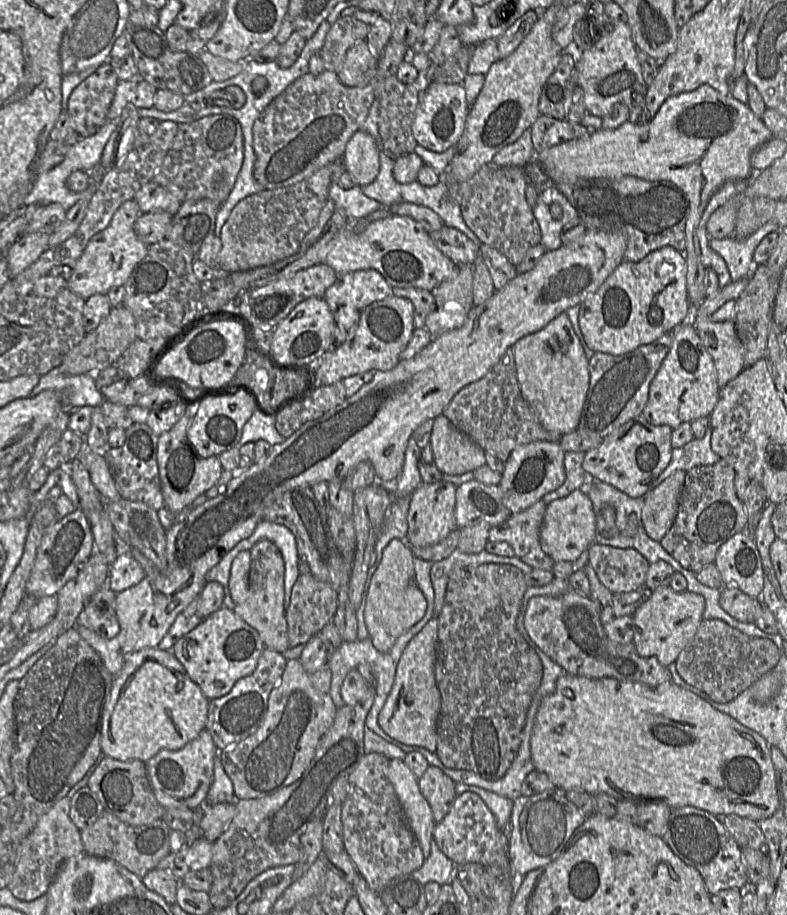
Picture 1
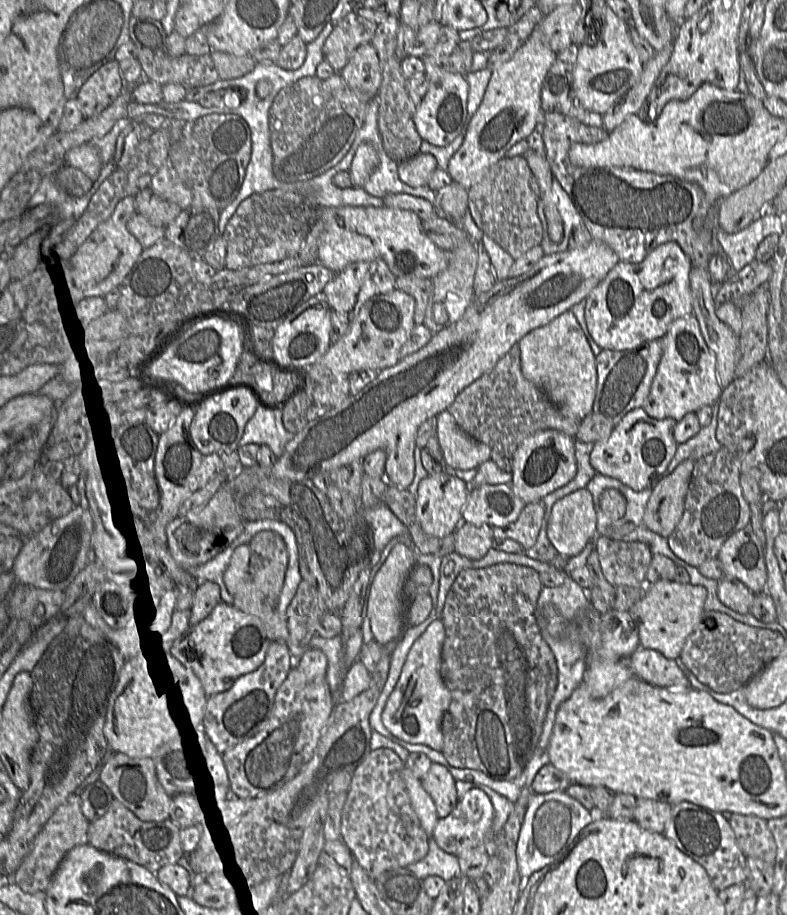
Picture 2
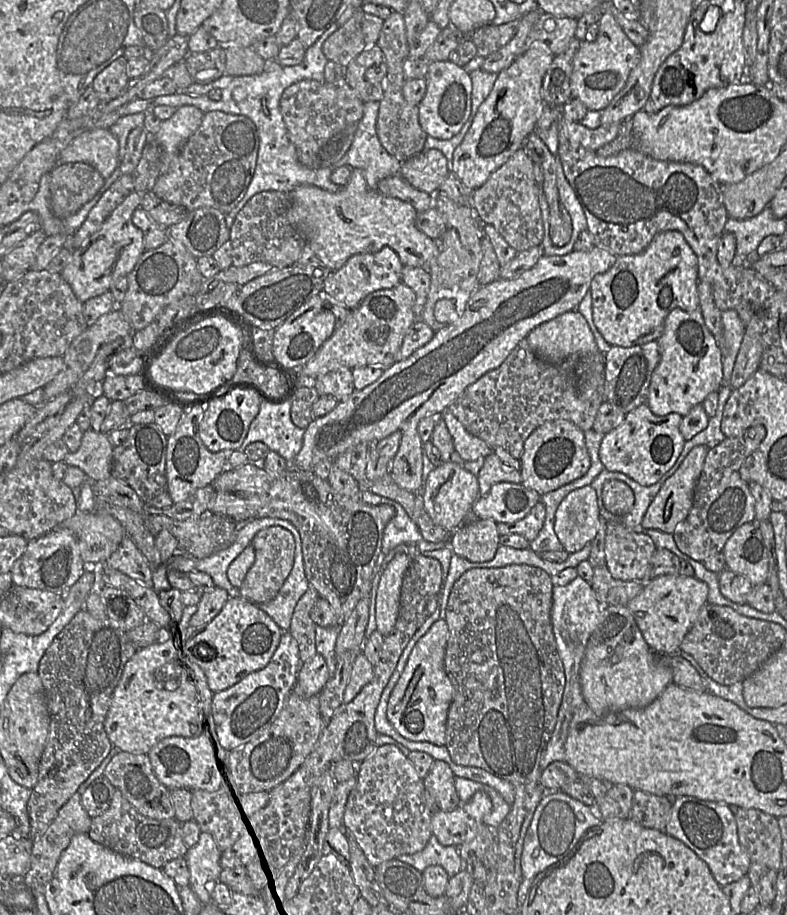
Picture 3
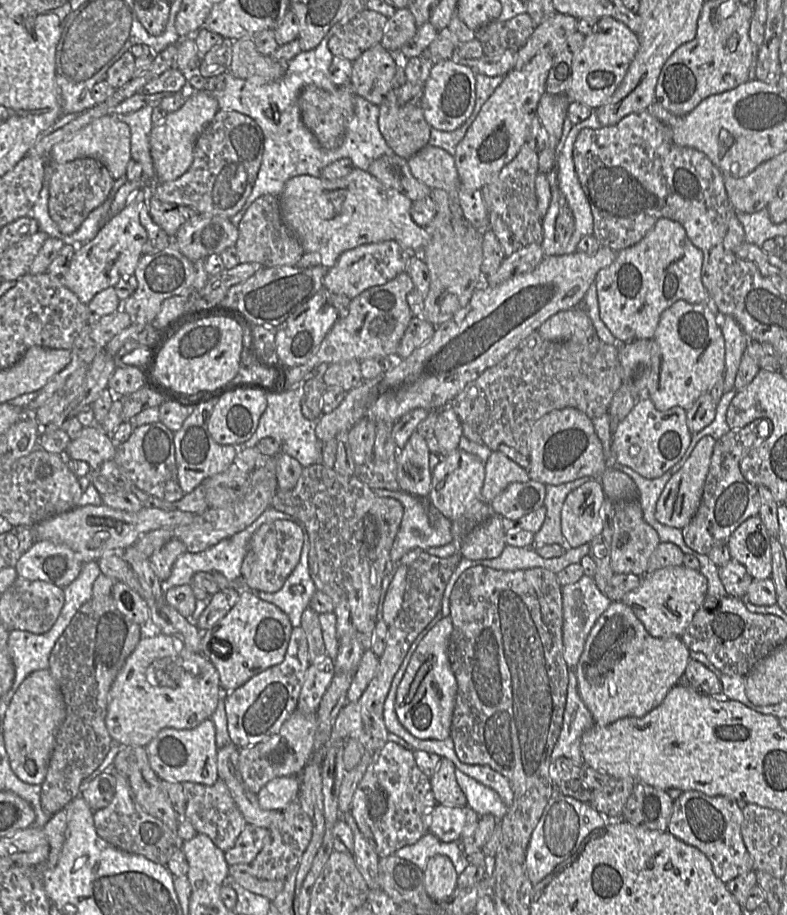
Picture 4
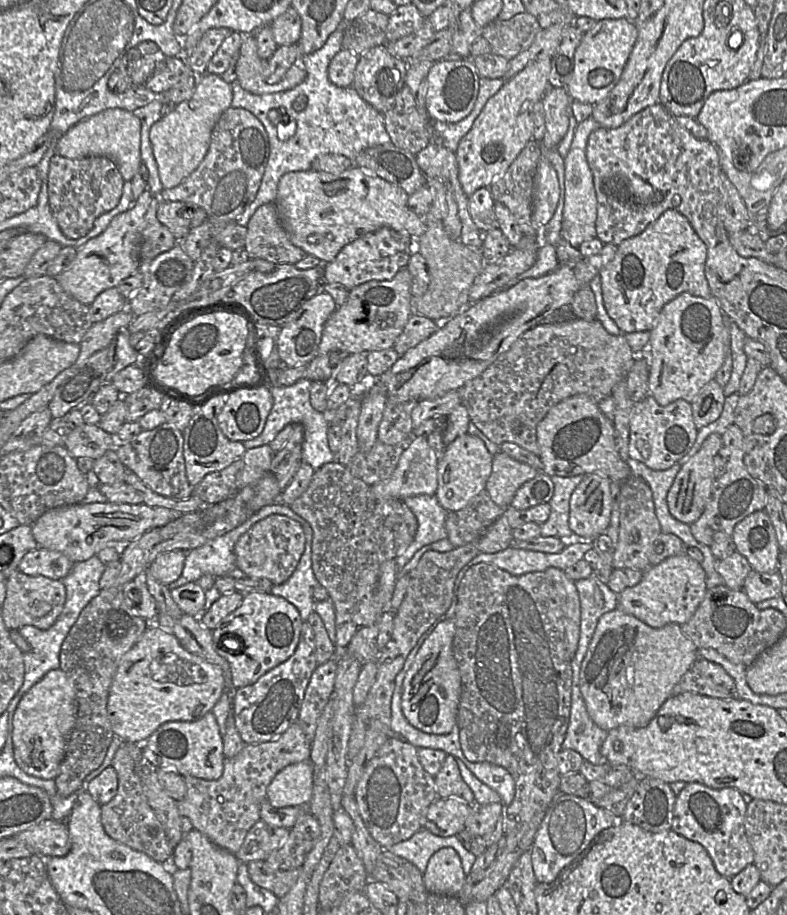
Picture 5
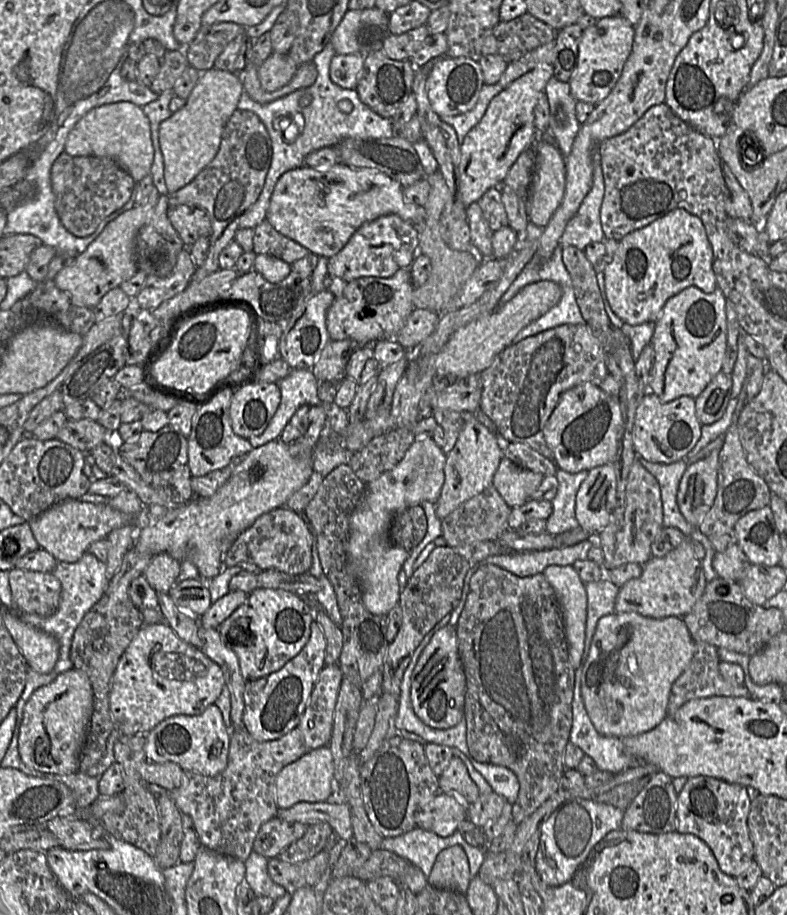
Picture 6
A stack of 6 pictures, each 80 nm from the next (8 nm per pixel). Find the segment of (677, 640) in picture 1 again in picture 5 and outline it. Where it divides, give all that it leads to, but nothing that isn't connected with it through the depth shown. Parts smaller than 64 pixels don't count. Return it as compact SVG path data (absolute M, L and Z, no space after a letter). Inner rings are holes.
M679 554L642 571L642 579L638 584L618 594L617 608L652 628L661 628L669 623L682 625L691 618L706 590L701 564L686 554Z

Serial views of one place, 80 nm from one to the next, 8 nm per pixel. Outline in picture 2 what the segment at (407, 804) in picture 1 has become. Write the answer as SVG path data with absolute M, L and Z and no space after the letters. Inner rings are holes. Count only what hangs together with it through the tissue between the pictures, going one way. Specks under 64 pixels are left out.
M407 766L401 770L401 777L405 783L411 806L417 814L422 828L428 837L432 838L433 830L439 819L432 798L423 788L420 779L415 777Z

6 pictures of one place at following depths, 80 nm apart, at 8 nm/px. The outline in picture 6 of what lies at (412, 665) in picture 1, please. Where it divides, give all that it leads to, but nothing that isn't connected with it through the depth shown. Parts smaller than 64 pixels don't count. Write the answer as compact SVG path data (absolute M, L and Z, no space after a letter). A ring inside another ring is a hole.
M448 624L439 629L423 649L411 675L410 700L417 717L426 725L437 729L448 729L464 718L466 677L458 654L457 628Z

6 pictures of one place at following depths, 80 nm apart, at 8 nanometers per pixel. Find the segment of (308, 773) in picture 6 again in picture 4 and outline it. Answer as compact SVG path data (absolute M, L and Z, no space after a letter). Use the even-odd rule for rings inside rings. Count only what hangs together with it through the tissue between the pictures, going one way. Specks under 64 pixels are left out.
M298 775L274 778L257 794L260 807L264 810L283 811L292 801L298 799L300 785Z

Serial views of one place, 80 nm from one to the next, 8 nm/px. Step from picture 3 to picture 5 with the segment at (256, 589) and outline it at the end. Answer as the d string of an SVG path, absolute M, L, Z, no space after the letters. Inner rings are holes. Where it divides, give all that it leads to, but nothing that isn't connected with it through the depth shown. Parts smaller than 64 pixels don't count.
M280 514L270 515L255 523L236 542L236 566L248 578L265 578L273 585L283 584L296 569L305 549L305 534L295 520Z

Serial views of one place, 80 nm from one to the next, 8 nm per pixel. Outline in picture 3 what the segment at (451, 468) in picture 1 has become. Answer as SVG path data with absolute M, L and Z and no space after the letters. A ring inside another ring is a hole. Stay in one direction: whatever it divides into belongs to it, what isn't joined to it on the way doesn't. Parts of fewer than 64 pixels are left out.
M445 410L441 418L453 439L454 450L463 462L476 461L493 452L487 443L470 434L450 411Z

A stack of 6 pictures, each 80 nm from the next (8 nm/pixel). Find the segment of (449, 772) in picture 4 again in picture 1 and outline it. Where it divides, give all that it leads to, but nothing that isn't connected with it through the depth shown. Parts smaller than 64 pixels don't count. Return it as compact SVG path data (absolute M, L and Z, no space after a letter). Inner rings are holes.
M429 765L418 779L419 789L429 803L435 823L443 820L457 796L455 784L440 768Z

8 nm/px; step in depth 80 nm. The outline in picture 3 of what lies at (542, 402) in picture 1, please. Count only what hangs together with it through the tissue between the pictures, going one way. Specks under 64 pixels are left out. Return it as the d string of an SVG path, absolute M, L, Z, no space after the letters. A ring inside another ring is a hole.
M577 310L562 313L534 328L525 339L537 358L549 364L567 366L567 368L571 370L580 399L589 400L595 392L599 392L603 401L604 353L599 351L594 334L587 320L581 313Z

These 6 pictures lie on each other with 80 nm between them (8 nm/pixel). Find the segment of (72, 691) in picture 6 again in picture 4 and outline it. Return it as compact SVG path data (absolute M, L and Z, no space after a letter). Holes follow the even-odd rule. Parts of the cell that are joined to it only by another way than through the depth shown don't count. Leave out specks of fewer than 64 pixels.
M48 669L29 674L15 692L3 718L3 735L10 766L23 782L43 783L55 743L55 735L65 718L61 691Z

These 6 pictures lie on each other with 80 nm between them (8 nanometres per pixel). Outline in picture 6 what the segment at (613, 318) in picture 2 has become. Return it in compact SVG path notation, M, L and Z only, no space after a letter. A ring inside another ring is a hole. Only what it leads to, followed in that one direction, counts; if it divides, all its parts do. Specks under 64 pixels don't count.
M674 209L619 241L613 260L603 270L607 300L612 311L624 323L635 326L656 322L667 300L684 289L694 286L706 294L714 292L717 284L712 262L712 247L702 221L684 209Z

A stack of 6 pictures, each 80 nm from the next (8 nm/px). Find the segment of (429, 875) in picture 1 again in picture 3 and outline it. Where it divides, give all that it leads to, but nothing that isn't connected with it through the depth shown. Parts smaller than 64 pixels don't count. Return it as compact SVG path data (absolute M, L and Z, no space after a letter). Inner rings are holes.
M434 834L431 835L424 849L414 854L400 855L397 859L420 872L423 872L428 866L440 865L450 878L465 868L465 863L459 854L459 847L440 844Z

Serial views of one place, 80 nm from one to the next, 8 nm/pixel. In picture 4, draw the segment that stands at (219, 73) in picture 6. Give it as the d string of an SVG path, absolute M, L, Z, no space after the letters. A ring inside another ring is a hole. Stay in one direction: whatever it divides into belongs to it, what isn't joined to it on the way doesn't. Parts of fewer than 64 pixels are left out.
M206 91L195 92L175 112L168 113L150 132L150 150L156 171L154 185L173 181L182 176L193 162L196 141L219 111L217 99Z

